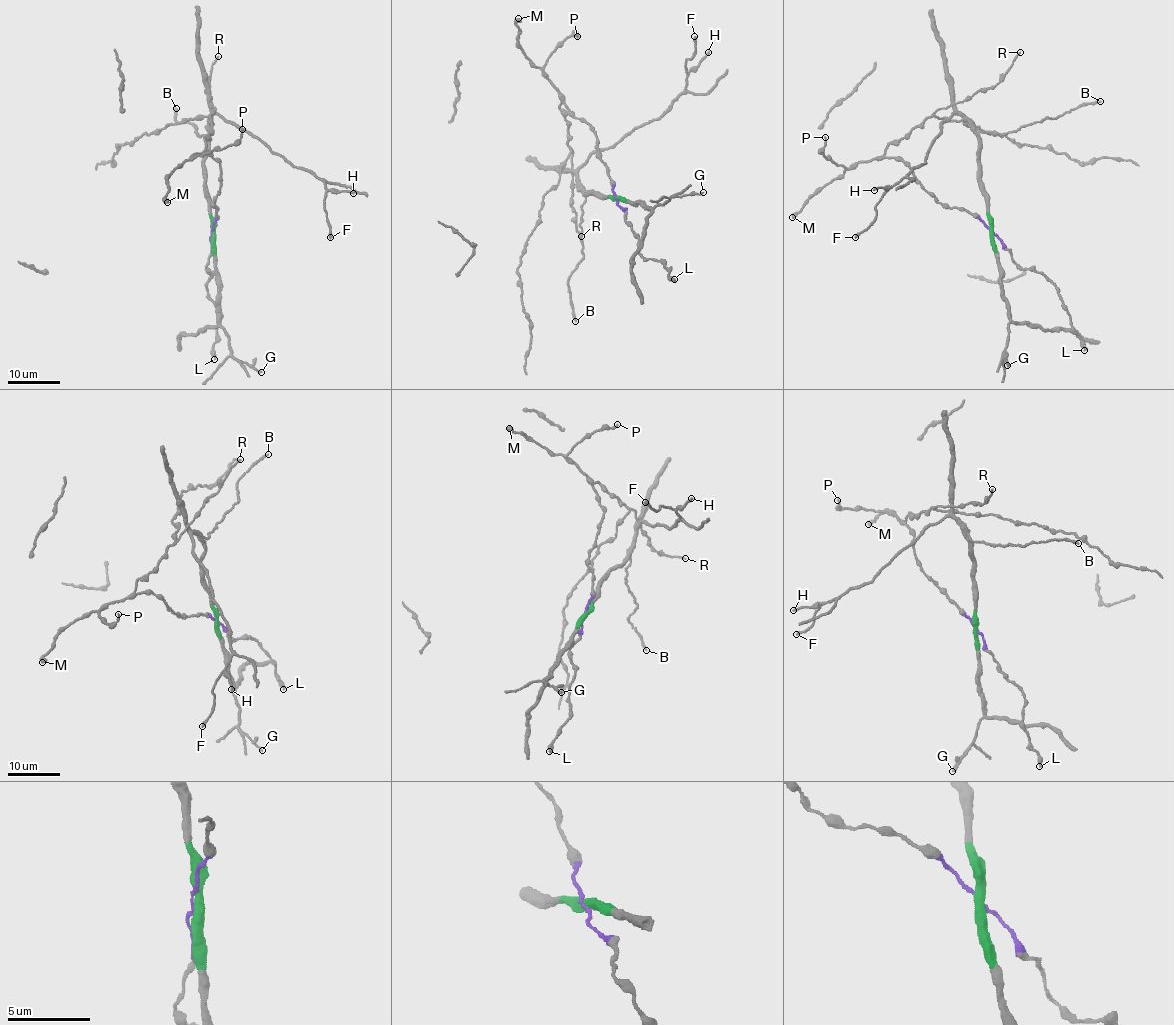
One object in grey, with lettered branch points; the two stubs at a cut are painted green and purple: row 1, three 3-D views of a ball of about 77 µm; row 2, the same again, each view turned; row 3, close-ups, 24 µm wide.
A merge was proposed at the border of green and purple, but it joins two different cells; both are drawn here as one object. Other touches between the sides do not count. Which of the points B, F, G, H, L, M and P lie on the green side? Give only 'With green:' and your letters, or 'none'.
With green: B, F, G, H

